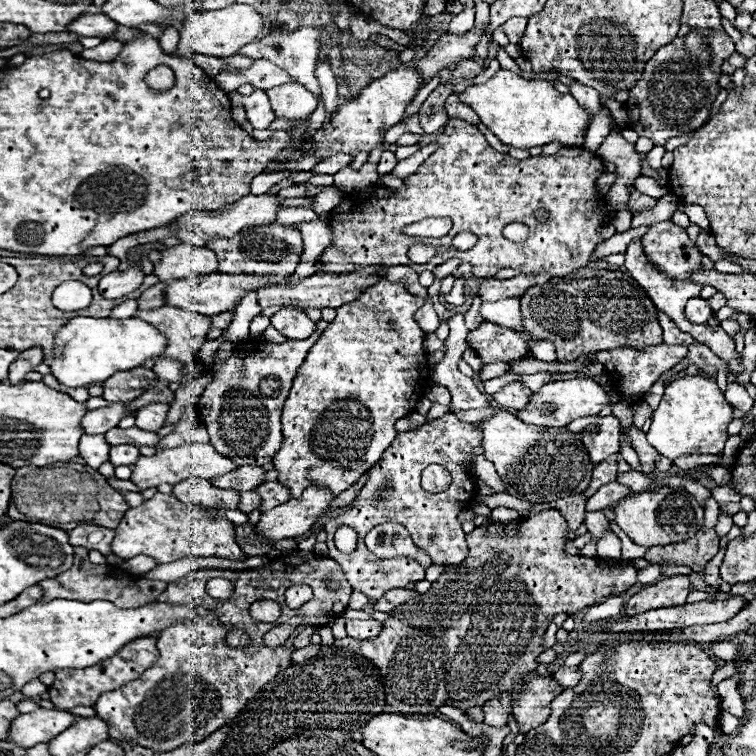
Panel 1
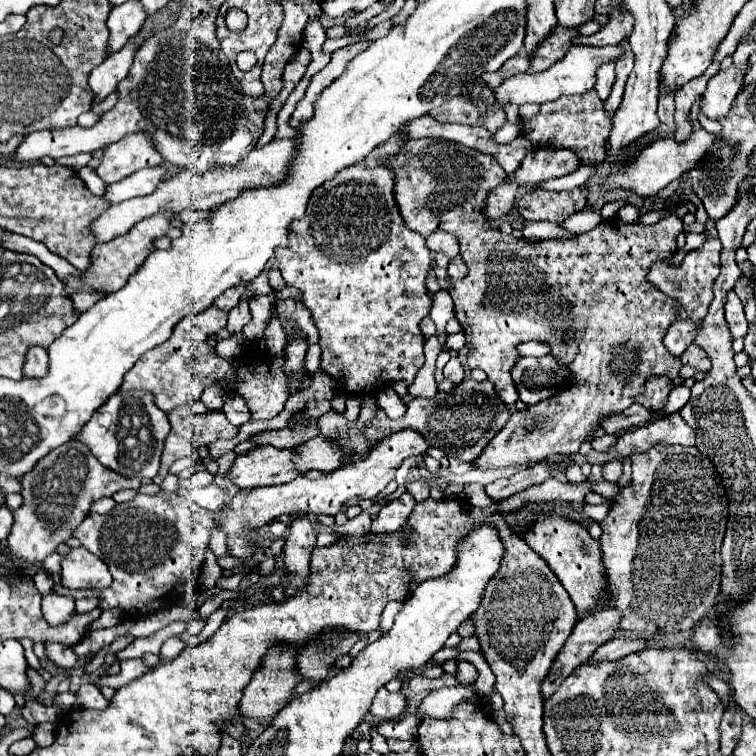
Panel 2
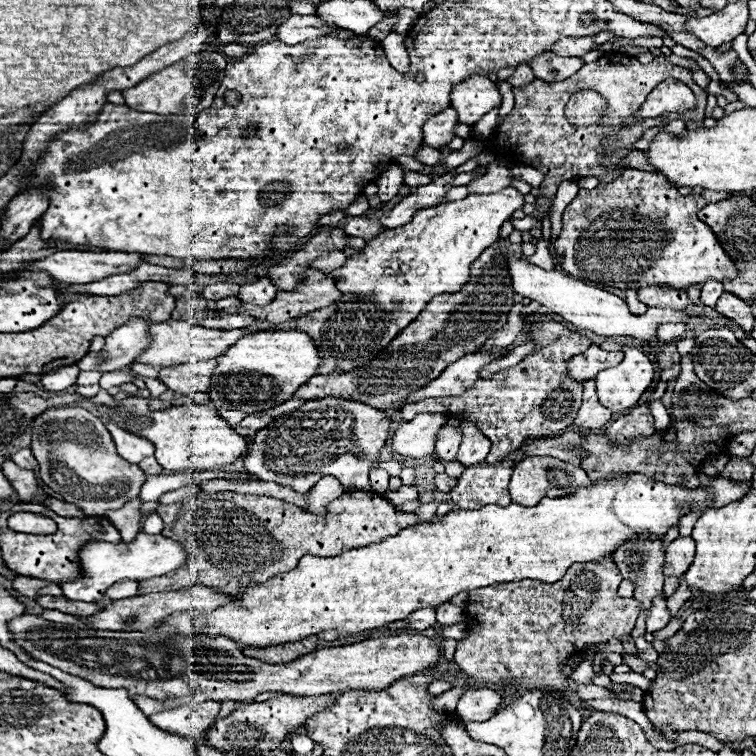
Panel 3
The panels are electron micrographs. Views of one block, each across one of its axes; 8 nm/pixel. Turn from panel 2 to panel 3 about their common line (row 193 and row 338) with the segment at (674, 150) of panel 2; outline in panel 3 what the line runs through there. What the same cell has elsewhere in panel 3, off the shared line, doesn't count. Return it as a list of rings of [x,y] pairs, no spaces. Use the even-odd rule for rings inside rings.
[[[514,256],[508,258],[508,266],[510,266],[510,276],[512,276],[512,286],[518,294],[522,294],[524,298],[530,298],[534,302],[540,302],[542,306],[548,306],[550,312],[560,314],[566,322],[574,324],[578,330],[590,330],[598,336],[628,336],[628,338],[636,338],[640,342],[654,342],[656,338],[656,330],[660,324],[686,324],[688,320],[692,320],[690,314],[686,312],[678,312],[678,310],[670,310],[670,308],[656,308],[650,306],[646,314],[632,314],[628,310],[628,304],[624,298],[604,292],[600,288],[588,286],[568,274],[562,274],[560,270],[542,270],[534,264],[526,264],[524,260],[516,260]]]

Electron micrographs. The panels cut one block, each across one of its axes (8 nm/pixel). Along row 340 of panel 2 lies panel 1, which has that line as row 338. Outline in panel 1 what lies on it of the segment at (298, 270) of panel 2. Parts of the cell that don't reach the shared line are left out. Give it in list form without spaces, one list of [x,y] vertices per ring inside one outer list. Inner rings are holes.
[[[392,266],[384,278],[386,280],[380,280],[378,284],[366,288],[358,300],[336,310],[338,314],[334,322],[322,332],[318,342],[310,348],[304,364],[298,368],[290,396],[282,408],[284,442],[272,460],[274,468],[278,470],[276,480],[290,490],[292,498],[300,498],[308,486],[324,486],[332,496],[338,496],[350,488],[366,470],[370,470],[380,460],[384,450],[392,444],[398,434],[394,430],[394,422],[408,416],[414,410],[416,402],[422,398],[424,382],[420,372],[428,370],[428,366],[426,350],[422,346],[424,332],[414,320],[414,312],[424,302],[430,302],[428,288],[420,286],[418,274],[408,266]],[[390,322],[396,322],[396,328],[392,328]]]

